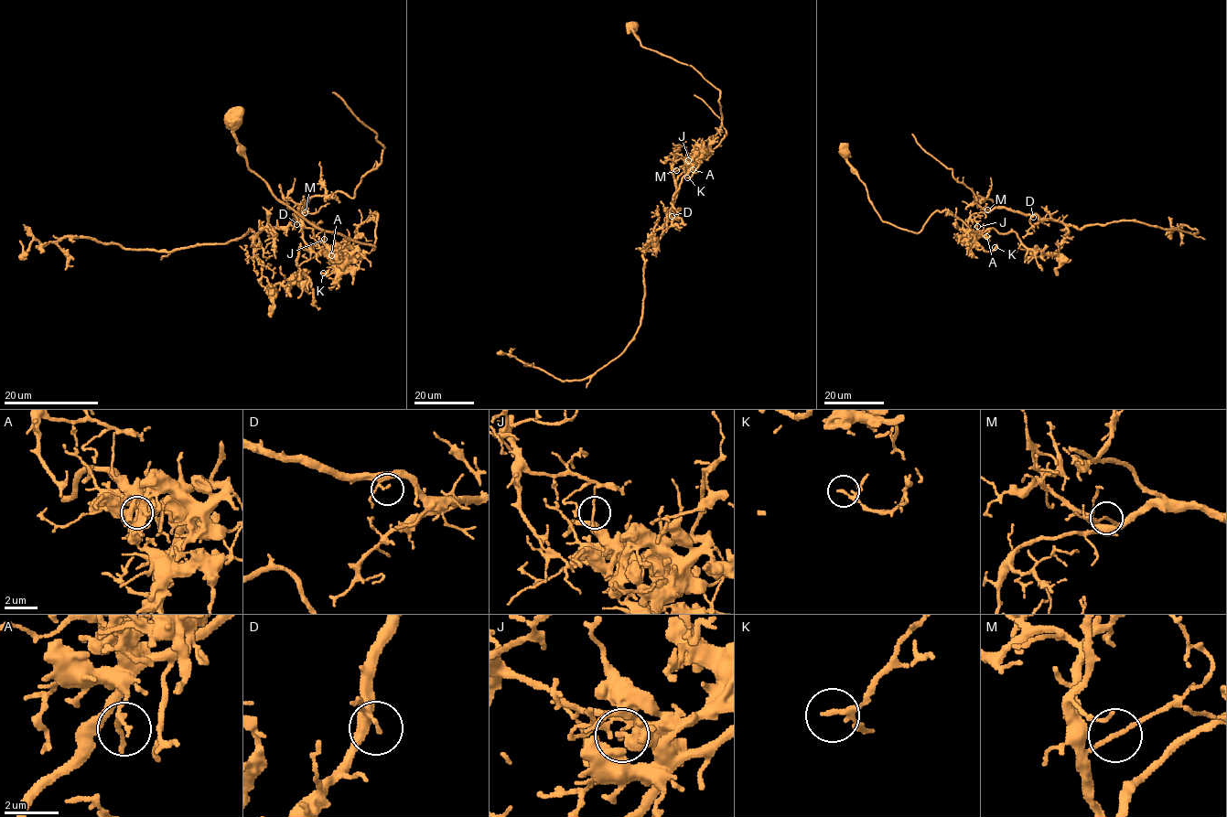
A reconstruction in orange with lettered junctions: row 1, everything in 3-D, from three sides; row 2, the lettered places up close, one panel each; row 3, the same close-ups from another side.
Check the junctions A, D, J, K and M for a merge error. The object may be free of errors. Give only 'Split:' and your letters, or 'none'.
Split: J

